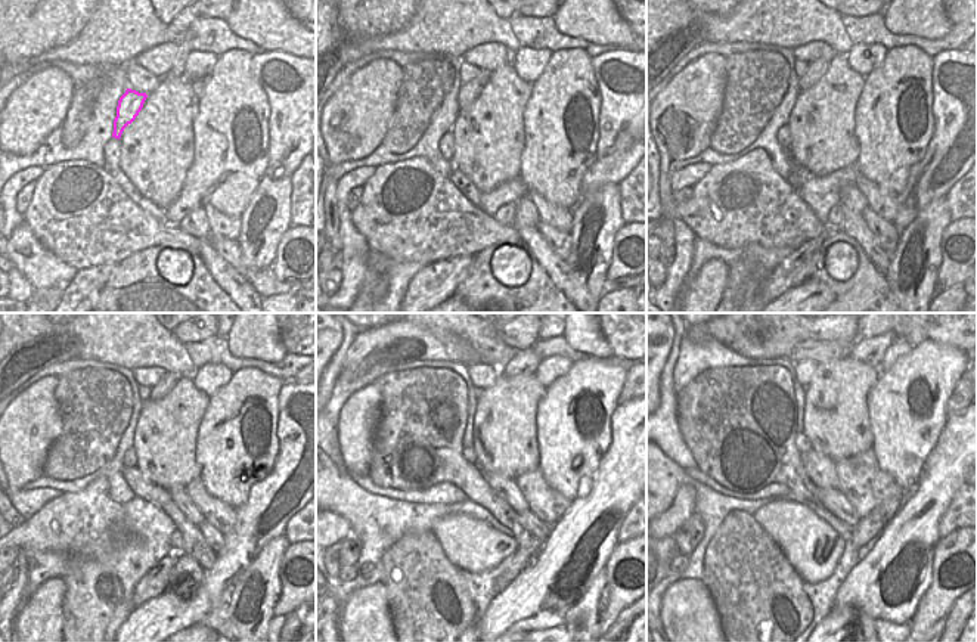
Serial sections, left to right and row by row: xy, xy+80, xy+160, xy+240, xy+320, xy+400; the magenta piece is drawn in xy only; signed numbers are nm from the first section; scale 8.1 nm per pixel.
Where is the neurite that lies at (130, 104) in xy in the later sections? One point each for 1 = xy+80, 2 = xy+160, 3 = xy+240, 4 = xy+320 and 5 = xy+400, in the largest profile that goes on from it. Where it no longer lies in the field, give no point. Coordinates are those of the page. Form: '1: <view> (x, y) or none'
1: xy+80 (468, 92)
2: xy+160 (815, 70)
3: xy+240 (160, 390)
4: xy+320 (524, 362)
5: xy+400 (868, 350)

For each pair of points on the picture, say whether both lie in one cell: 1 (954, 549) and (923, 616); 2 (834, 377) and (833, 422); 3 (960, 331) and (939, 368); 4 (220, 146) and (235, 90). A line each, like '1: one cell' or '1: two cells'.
1: one cell
2: one cell
3: two cells
4: one cell

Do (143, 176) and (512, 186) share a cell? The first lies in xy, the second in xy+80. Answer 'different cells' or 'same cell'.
different cells

